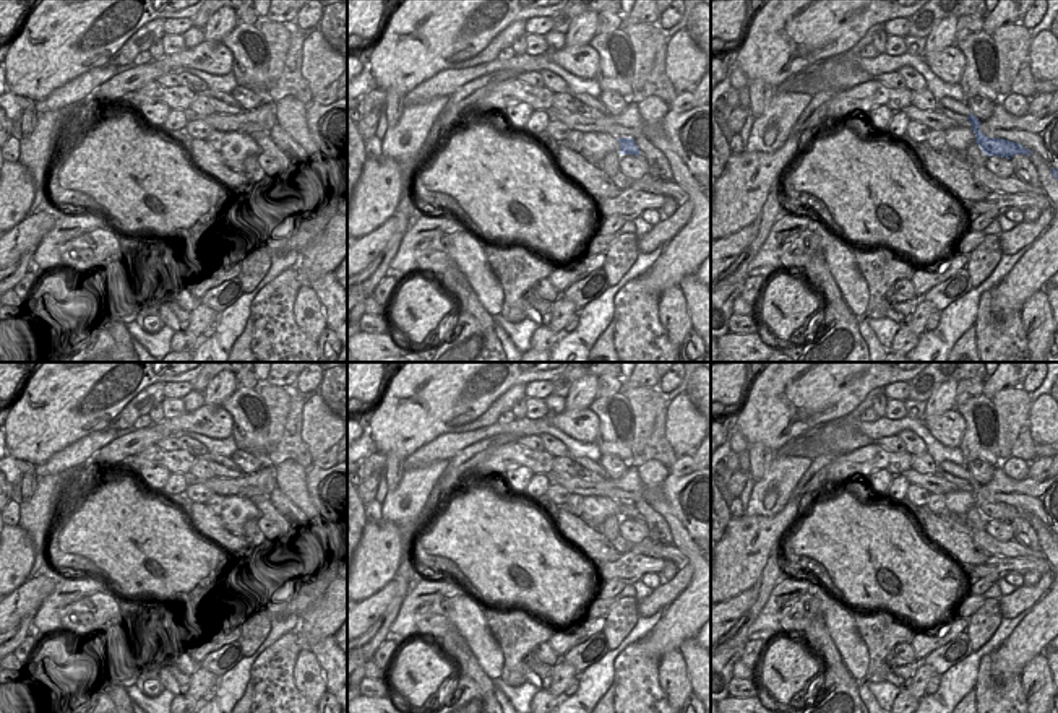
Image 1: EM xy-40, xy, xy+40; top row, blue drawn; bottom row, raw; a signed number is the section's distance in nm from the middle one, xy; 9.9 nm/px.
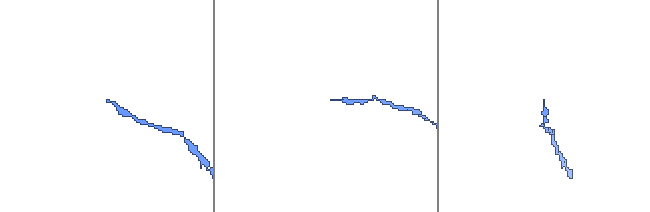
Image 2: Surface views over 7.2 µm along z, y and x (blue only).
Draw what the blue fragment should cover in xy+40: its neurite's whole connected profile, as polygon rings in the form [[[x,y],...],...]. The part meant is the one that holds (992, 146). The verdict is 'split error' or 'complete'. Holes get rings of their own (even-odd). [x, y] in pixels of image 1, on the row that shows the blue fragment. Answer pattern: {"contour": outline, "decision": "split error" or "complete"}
{"contour": [[[943,97],[938,101],[938,112],[953,120],[969,120],[972,123],[970,130],[975,133],[975,143],[987,156],[1001,156],[1011,159],[1014,154],[1026,154],[1029,158],[1029,154],[1034,153],[1019,143],[1004,138],[988,138],[987,135],[983,135],[980,132],[982,122],[972,114],[964,101]]], "decision": "split error"}

